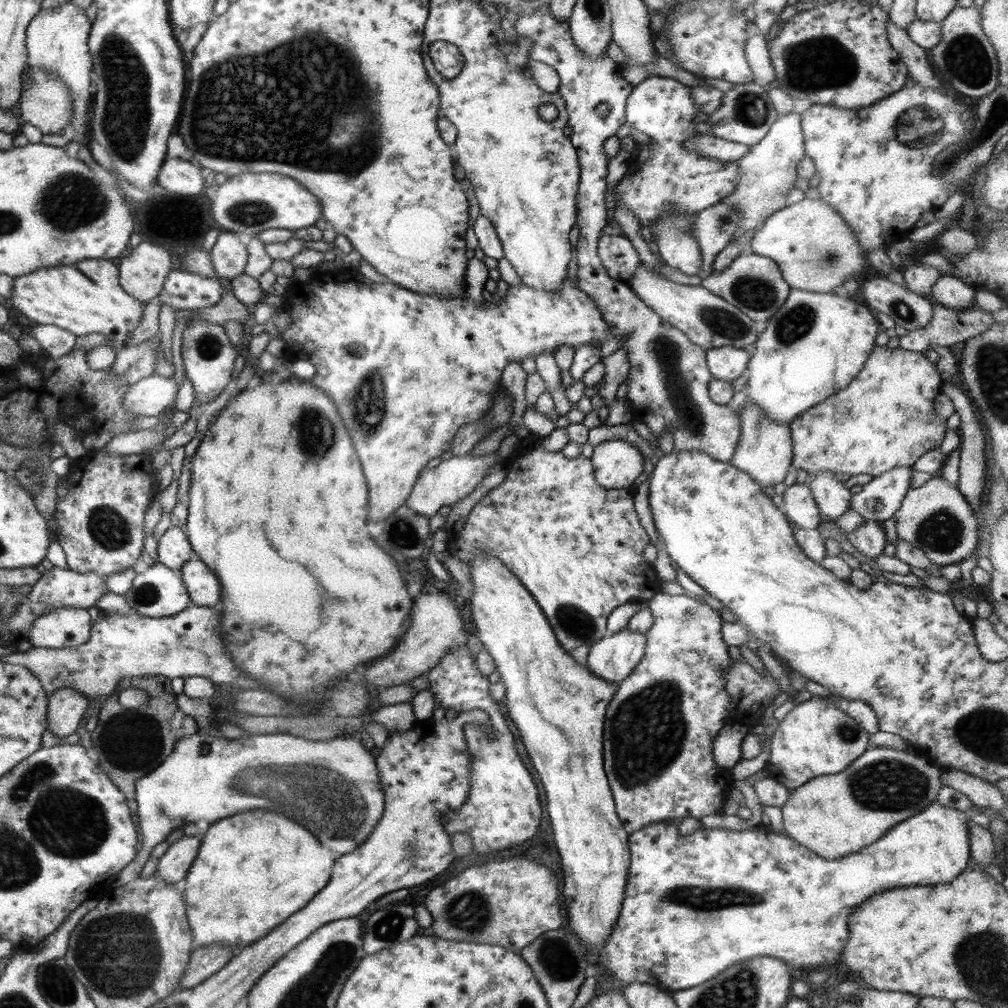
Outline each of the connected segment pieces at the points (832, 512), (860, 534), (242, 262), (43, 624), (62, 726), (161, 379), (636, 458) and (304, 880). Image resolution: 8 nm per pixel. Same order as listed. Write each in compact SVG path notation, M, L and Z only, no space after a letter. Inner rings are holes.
M826 470L813 473L808 486L823 519L836 521L850 509L852 493L835 473Z
M864 520L864 525L860 525L860 527L856 527L856 531L854 533L842 533L839 530L838 534L842 534L854 548L857 548L858 552L862 555L870 557L871 559L876 559L876 557L880 557L883 554L884 546L886 546L886 532L884 530L883 524L878 523L874 520Z
M222 231L209 255L216 277L232 280L244 272L247 263L249 252L245 237L231 231Z
M62 607L36 618L28 632L28 641L33 647L73 648L86 643L90 634L87 609Z
M61 688L49 695L47 729L58 738L66 738L79 730L82 715L88 710L87 698L73 688Z
M154 373L129 386L123 405L127 411L137 416L158 417L171 410L178 389L173 376L165 377Z
M625 439L604 441L593 448L591 461L597 483L606 490L634 488L645 458Z
M270 810L240 811L217 820L216 824L211 823L207 833L201 836L200 848L186 875L183 892L186 916L196 946L230 945L238 950L265 937L288 916L302 910L308 900L328 884L337 857L338 854L318 844L306 828Z

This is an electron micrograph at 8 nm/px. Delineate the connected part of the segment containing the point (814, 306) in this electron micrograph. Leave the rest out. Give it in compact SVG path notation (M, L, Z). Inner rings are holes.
M791 288L786 302L766 321L766 329L756 339L756 349L749 358L750 376L745 391L778 424L790 424L803 412L835 395L855 379L875 347L876 336L883 329L866 304L836 293L807 292Z

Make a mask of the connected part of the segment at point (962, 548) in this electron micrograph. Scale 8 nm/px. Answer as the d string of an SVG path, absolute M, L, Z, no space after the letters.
M934 475L920 488L910 489L894 514L896 533L901 541L915 546L924 556L939 568L974 556L978 540L978 522L973 509L966 502L957 486Z

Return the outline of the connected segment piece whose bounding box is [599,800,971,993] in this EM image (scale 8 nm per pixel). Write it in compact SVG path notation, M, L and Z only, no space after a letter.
M936 800L918 814L894 825L882 838L879 838L874 844L870 844L867 850L854 852L836 860L822 858L809 848L803 847L793 838L786 836L786 834L776 834L769 826L762 824L752 829L741 831L734 831L725 827L701 827L696 829L694 833L685 836L680 834L678 827L675 825L665 824L664 822L650 824L629 834L631 863L625 886L623 905L610 938L603 943L602 948L599 950L600 960L608 969L606 978L612 978L612 984L619 984L621 988L628 987L632 982L638 982L650 984L670 993L704 984L706 980L714 978L716 974L720 974L728 966L732 966L732 964L741 960L752 959L753 956L771 956L782 960L787 964L787 967L793 969L819 969L823 975L825 968L833 967L841 961L841 952L849 937L850 913L856 907L860 907L866 899L869 899L869 896L891 888L949 883L961 872L966 871L968 860L971 857L968 821L970 821L970 816L967 812L947 807Z

